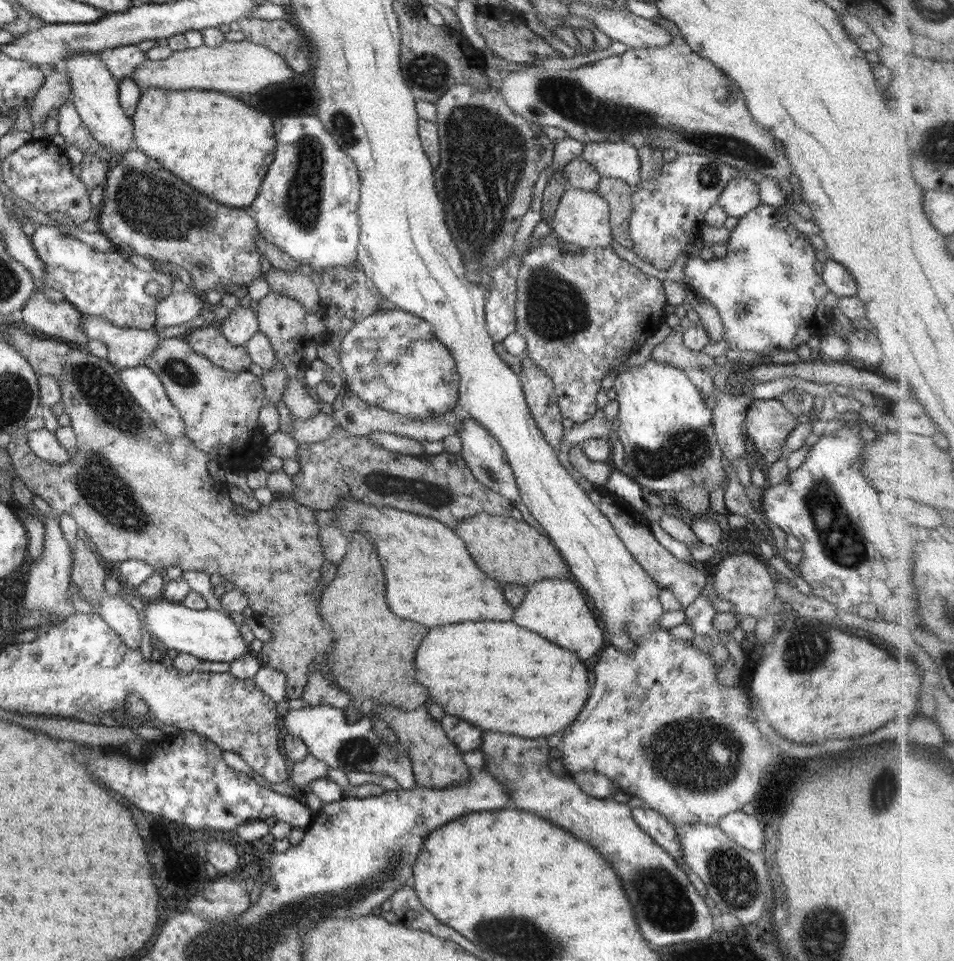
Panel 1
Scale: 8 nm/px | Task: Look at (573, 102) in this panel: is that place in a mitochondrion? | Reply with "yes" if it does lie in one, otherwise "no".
yes

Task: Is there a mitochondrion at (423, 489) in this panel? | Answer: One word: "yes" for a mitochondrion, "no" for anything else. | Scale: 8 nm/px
yes

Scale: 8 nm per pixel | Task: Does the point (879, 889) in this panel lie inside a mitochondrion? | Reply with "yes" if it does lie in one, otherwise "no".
no

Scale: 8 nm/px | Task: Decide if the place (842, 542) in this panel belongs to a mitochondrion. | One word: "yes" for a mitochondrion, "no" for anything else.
yes

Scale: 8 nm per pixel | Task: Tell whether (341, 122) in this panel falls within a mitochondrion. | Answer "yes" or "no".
yes

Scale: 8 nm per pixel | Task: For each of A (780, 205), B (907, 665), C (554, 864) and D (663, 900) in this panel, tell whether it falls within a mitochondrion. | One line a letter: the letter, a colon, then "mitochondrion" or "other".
A: other
B: other
C: other
D: mitochondrion

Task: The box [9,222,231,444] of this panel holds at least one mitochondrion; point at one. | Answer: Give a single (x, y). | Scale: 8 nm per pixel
(97, 388)

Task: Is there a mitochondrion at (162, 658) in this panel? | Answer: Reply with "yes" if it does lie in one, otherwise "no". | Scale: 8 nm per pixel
no

